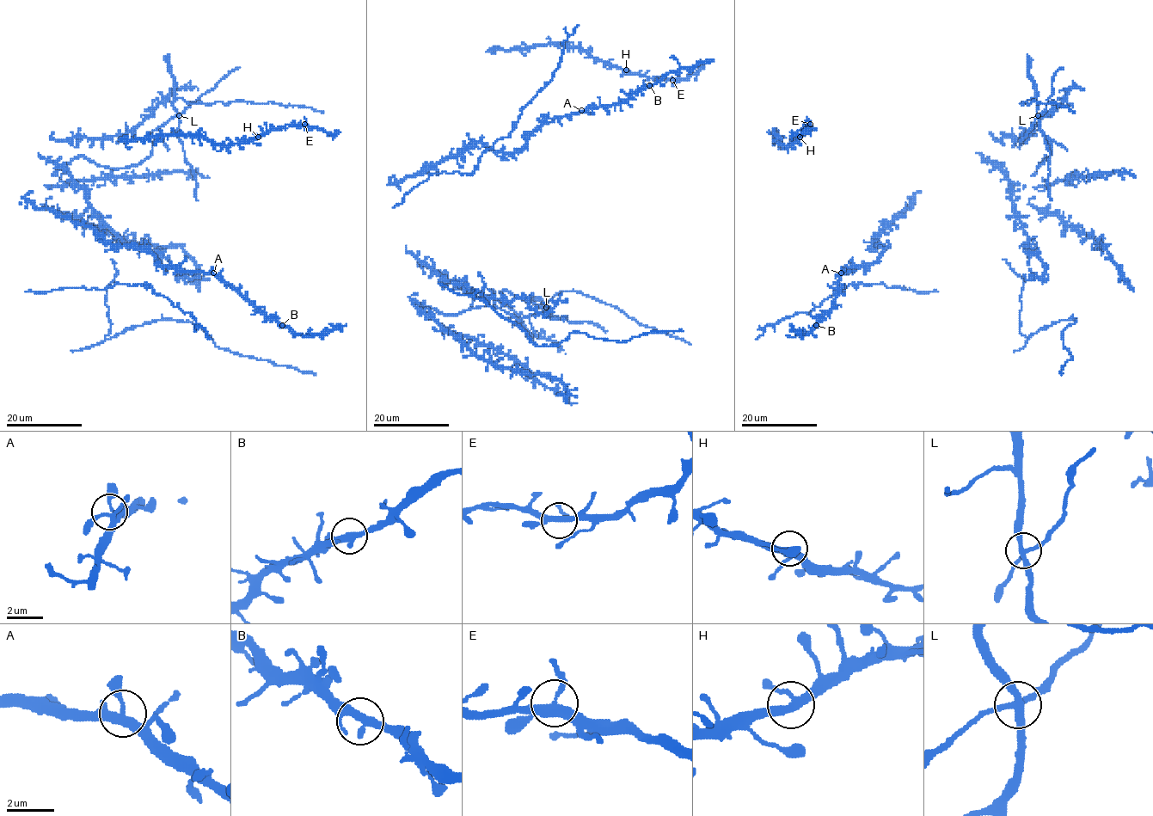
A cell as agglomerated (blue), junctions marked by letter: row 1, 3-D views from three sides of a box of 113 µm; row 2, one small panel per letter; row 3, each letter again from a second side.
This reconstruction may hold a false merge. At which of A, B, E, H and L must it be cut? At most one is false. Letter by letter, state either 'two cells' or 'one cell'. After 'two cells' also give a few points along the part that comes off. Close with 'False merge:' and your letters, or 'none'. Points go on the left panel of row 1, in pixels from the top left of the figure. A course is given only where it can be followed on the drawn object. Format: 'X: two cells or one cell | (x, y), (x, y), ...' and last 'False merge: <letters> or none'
A: one cell
B: one cell
E: one cell
H: one cell
L: two cells | (178, 115), (173, 105), (177, 98), (189, 103), (208, 104), (231, 101), (272, 102), (310, 107), (323, 113)
False merge: L

